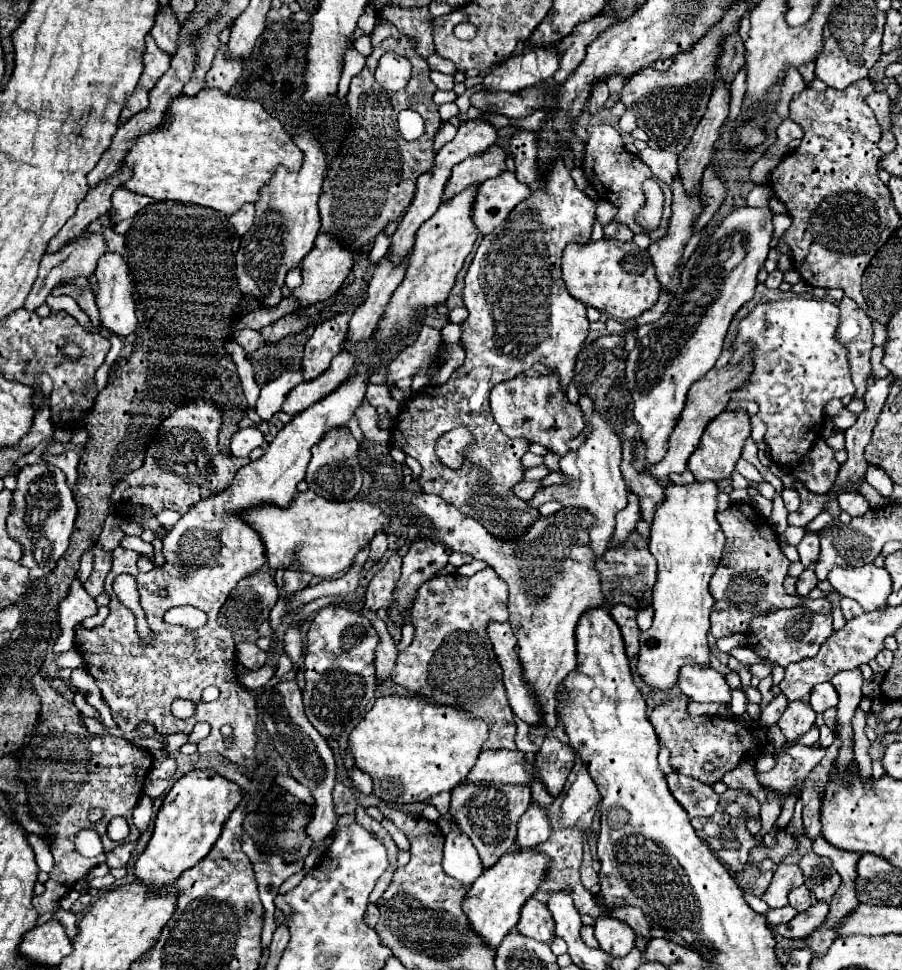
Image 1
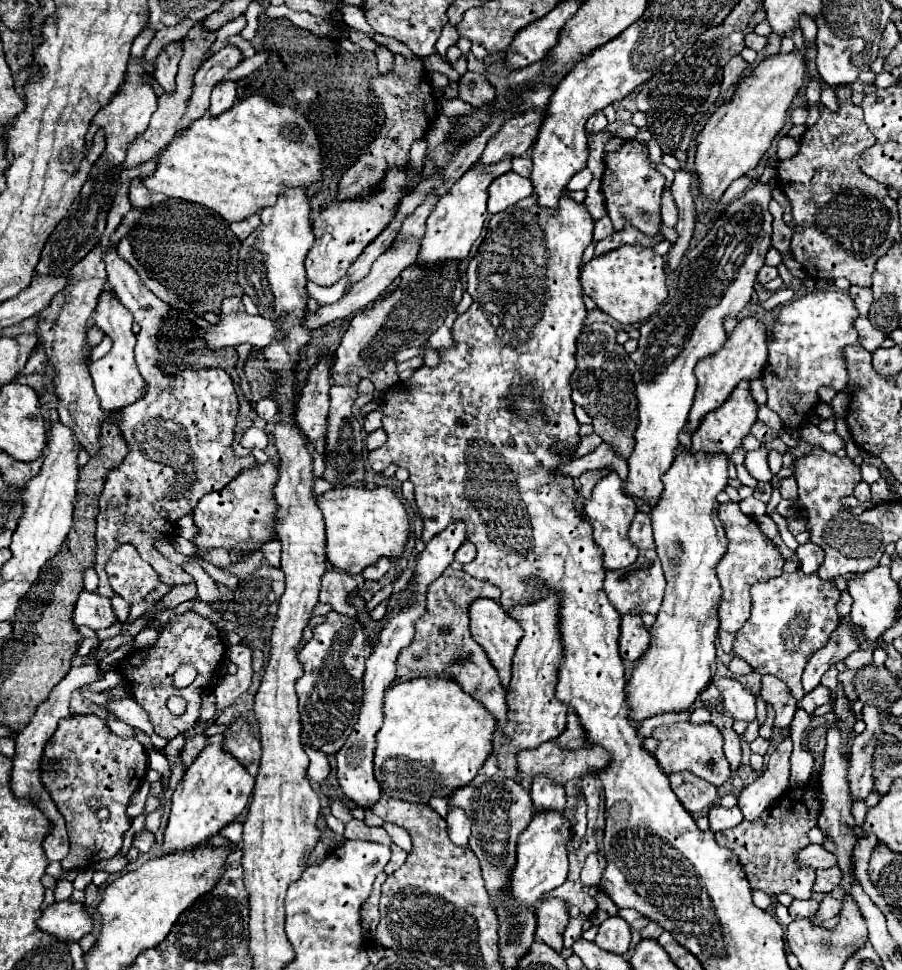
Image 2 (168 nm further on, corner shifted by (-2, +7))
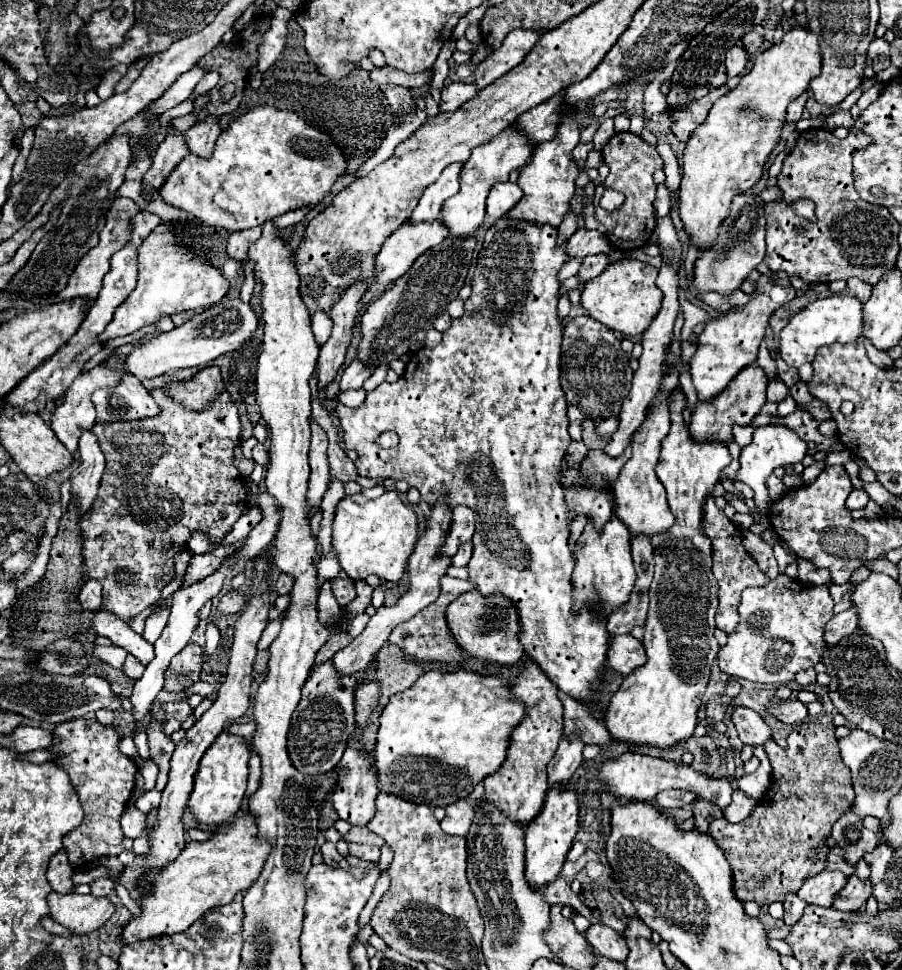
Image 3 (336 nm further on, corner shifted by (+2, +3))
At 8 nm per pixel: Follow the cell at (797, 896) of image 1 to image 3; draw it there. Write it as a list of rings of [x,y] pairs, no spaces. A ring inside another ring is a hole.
[[[828,714],[806,718],[788,736],[788,748],[780,748],[774,740],[766,744],[766,754],[772,764],[772,786],[760,798],[754,812],[738,822],[730,824],[720,818],[708,828],[708,836],[714,838],[718,848],[726,852],[726,860],[732,868],[732,890],[740,902],[756,902],[760,906],[782,902],[786,894],[798,892],[810,876],[820,874],[826,868],[828,844],[826,838],[832,832],[834,822],[854,804],[854,790],[850,784],[850,770],[842,764],[838,752],[838,740],[834,736],[834,724]]]

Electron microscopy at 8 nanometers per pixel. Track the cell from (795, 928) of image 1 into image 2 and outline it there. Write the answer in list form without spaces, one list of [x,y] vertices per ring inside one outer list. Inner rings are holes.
[[[842,888],[832,890],[830,894],[824,894],[824,900],[820,902],[820,908],[810,918],[810,922],[812,924],[820,924],[824,920],[830,920],[830,918],[834,918],[840,912],[840,908],[842,908]]]

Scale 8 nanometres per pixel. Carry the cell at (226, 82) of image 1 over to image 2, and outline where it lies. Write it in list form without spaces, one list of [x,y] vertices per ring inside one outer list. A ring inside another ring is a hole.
[[[222,80],[214,86],[212,98],[210,98],[210,114],[220,114],[226,108],[230,108],[236,100],[236,82],[234,80]]]

